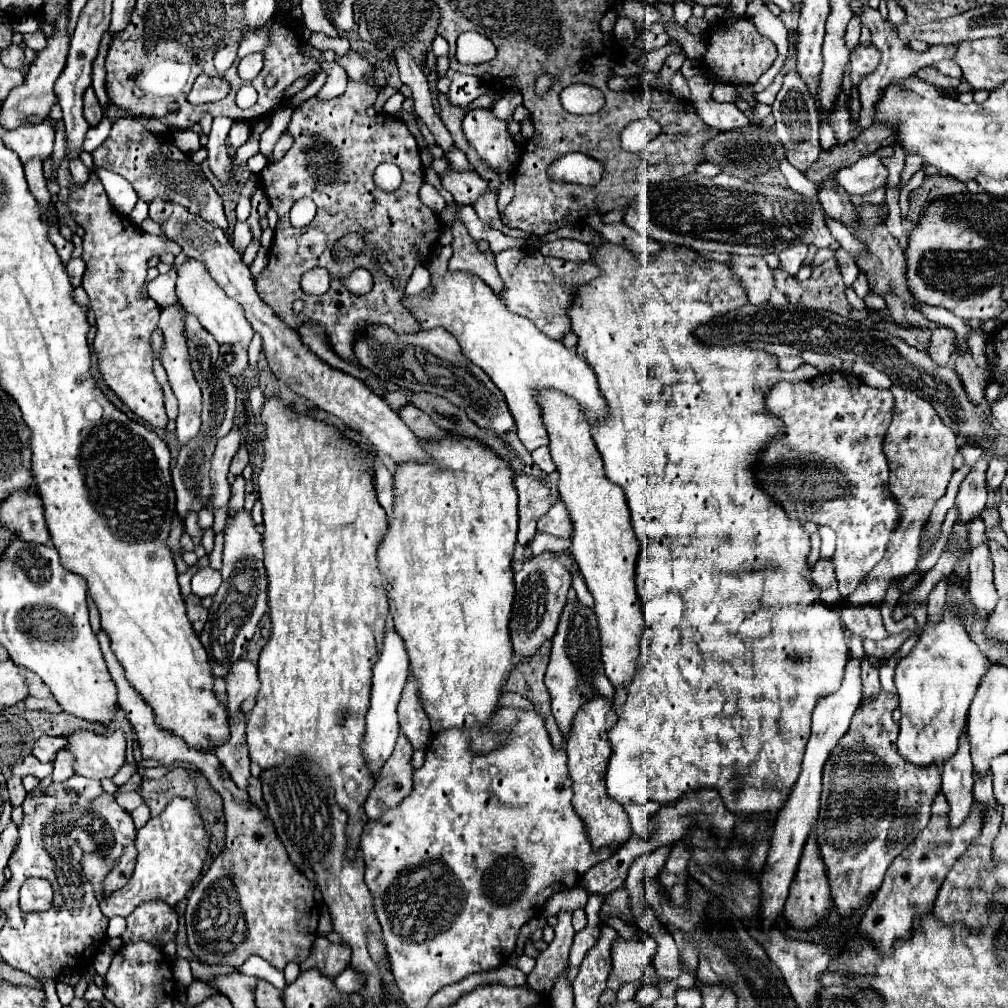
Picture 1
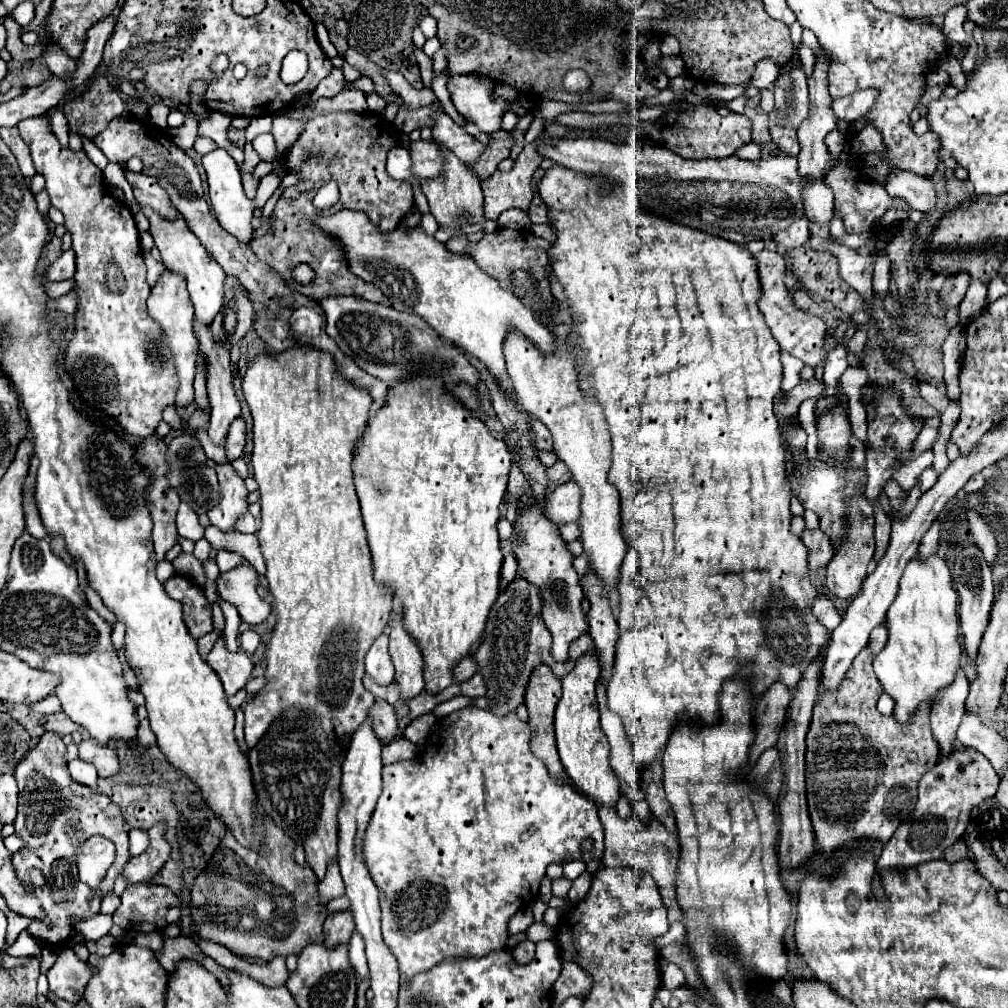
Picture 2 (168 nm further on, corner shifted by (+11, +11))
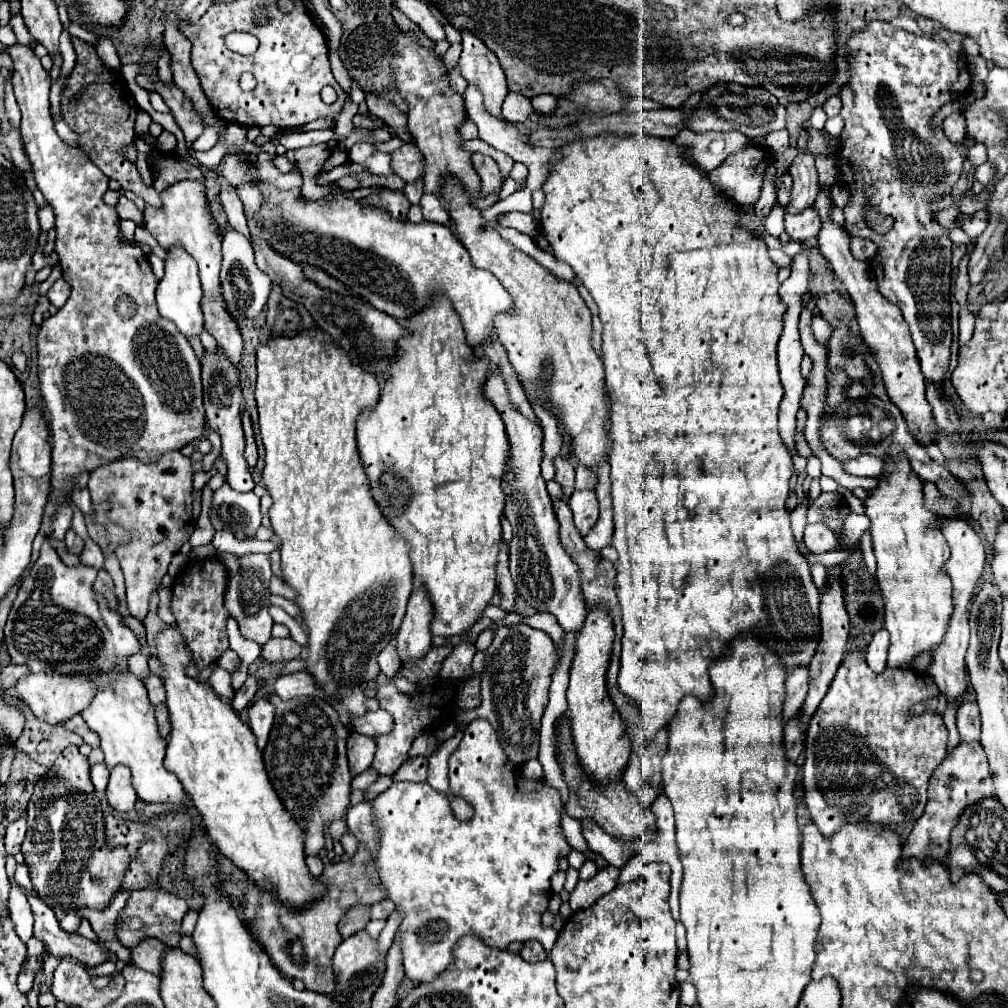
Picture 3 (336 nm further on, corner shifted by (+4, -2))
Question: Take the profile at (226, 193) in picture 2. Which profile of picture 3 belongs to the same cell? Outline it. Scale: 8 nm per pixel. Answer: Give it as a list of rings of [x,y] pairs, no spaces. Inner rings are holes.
[[[229,228],[223,238],[223,262],[221,262],[221,288],[223,298],[227,302],[227,308],[231,316],[241,322],[243,318],[257,318],[267,302],[267,274],[263,274],[255,266],[255,256],[251,242],[239,234],[237,230]]]

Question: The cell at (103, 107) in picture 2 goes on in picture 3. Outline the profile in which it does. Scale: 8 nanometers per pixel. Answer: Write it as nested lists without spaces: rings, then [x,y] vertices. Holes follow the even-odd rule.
[[[71,36],[73,50],[77,54],[77,62],[73,72],[65,78],[63,96],[61,96],[61,116],[67,126],[79,136],[79,148],[95,162],[95,166],[109,178],[115,178],[123,190],[131,190],[141,196],[151,206],[161,206],[159,194],[153,186],[145,186],[141,174],[137,172],[135,164],[127,162],[119,150],[123,146],[131,146],[135,138],[135,118],[137,118],[137,102],[131,90],[125,84],[125,78],[119,70],[107,70],[95,48],[85,44],[83,40]]]

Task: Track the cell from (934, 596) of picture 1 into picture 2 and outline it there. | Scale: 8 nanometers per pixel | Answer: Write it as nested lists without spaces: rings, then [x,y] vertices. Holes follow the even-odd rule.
[[[936,519],[932,523],[932,527],[928,529],[928,533],[922,537],[922,543],[918,547],[918,557],[920,559],[928,559],[928,557],[936,555],[938,541],[940,541],[940,519]]]

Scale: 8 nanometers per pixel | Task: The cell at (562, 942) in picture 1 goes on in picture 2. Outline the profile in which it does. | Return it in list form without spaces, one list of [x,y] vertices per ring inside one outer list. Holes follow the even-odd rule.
[[[560,877],[560,879],[552,881],[552,895],[556,895],[556,897],[562,897],[562,899],[564,899],[564,897],[568,895],[570,887],[572,887],[572,881],[568,881],[568,879]]]

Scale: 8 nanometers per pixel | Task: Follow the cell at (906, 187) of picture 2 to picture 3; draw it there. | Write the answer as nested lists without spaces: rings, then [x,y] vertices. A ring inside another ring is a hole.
[[[979,210],[979,212],[971,214],[971,216],[959,216],[959,222],[961,222],[963,232],[967,232],[971,238],[977,238],[987,228],[989,212],[987,210]]]

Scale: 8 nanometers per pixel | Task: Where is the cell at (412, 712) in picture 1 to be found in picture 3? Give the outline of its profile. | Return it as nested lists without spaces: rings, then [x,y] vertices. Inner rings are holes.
[[[415,586],[411,592],[407,614],[397,634],[397,652],[401,662],[417,660],[431,648],[431,602],[423,594],[423,586]]]

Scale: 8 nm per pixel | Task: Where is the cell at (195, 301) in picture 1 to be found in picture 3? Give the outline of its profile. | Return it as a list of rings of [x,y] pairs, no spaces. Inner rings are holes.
[[[183,180],[175,186],[169,186],[161,192],[161,208],[145,206],[145,228],[153,234],[153,238],[167,250],[175,242],[181,242],[181,246],[197,260],[201,284],[203,290],[209,294],[219,294],[219,270],[221,270],[221,238],[215,234],[219,230],[213,212],[209,208],[209,198],[201,182],[195,180]]]

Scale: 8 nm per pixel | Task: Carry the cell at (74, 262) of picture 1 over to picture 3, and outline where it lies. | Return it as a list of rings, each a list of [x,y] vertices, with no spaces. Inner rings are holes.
[[[59,278],[59,280],[57,280],[57,282],[51,286],[51,290],[47,292],[47,298],[49,298],[49,302],[51,302],[53,306],[61,308],[61,306],[67,302],[69,292],[71,292],[69,284],[67,284],[63,278]]]

